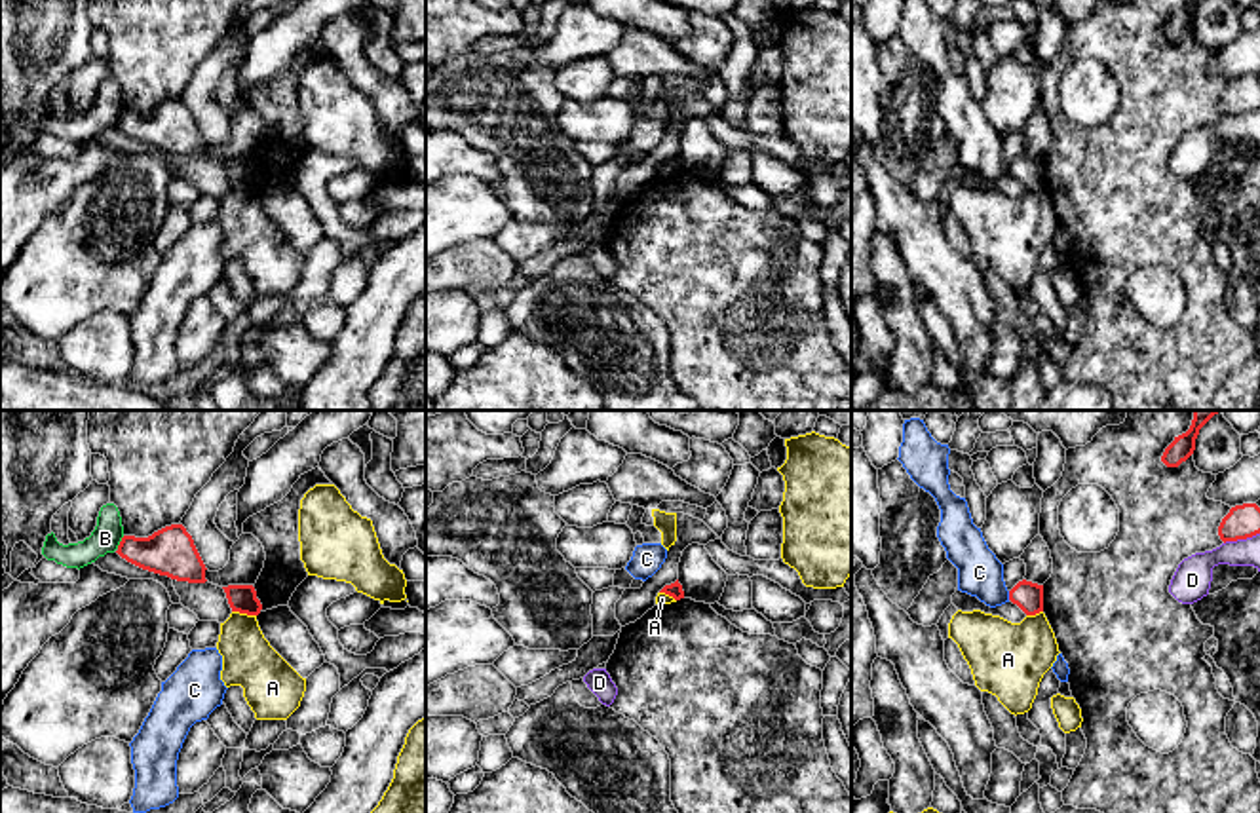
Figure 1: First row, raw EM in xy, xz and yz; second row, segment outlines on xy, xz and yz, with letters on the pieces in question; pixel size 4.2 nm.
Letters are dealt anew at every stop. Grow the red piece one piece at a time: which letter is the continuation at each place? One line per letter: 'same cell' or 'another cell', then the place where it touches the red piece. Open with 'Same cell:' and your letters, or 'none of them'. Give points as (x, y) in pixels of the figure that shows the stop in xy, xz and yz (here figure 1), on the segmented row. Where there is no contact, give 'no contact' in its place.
Same cell: none of them
A: another cell; meets red in xy at (244, 612)
B: another cell; meets red in xy at (120, 542)
C: another cell; meets red in yz at (1010, 595)
D: another cell; meets red in yz at (1241, 538)

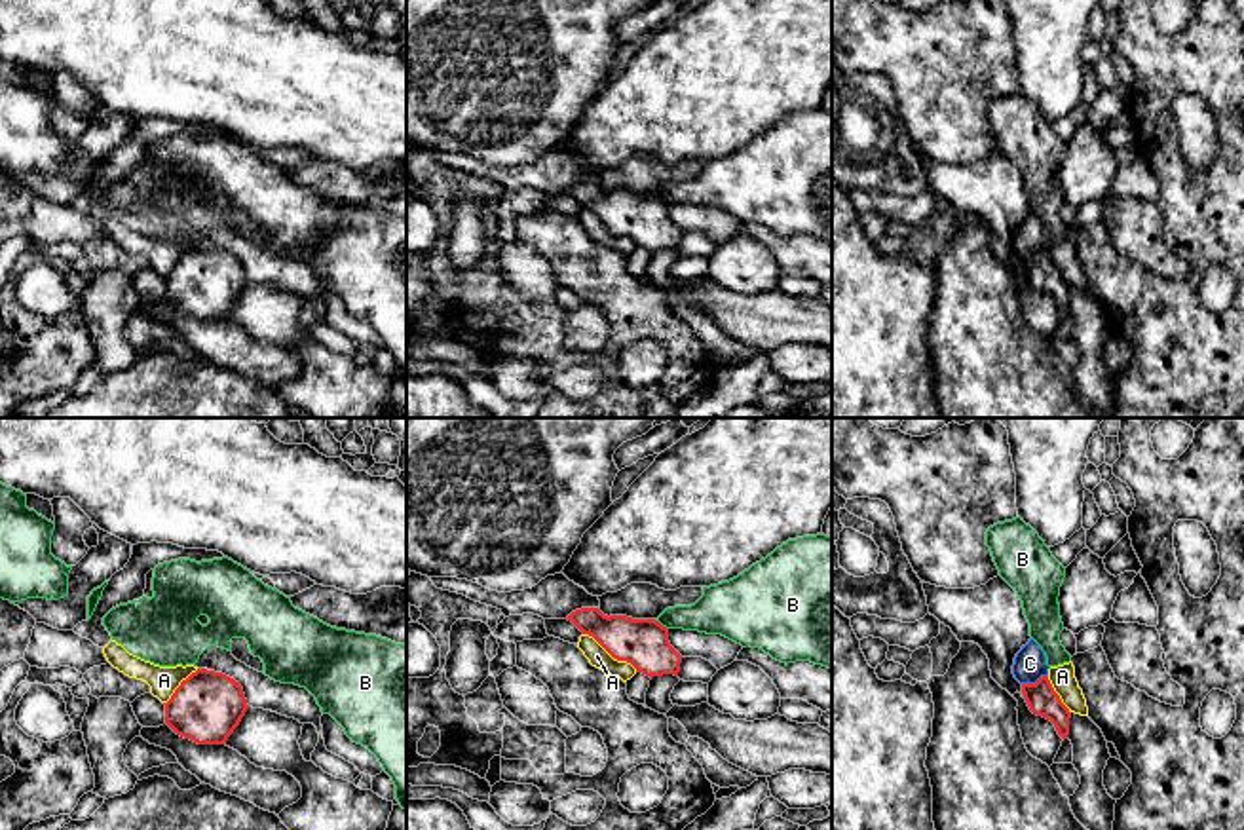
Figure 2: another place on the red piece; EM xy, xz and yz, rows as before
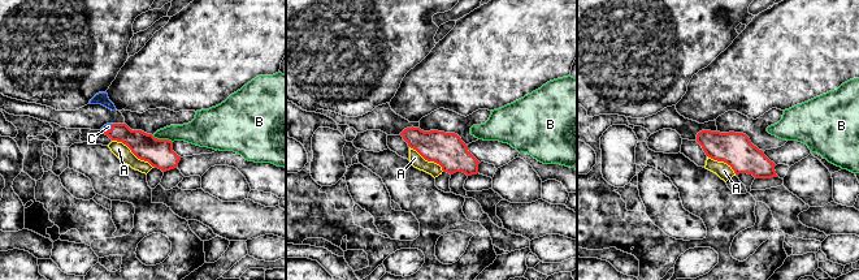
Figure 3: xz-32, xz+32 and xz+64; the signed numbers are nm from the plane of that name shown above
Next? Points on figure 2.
Same cell: C
A: another cell; meets red in xz at (610, 654)
B: another cell; meets red in xz at (659, 623)
C: same cell; meets red in yz at (1036, 682)

